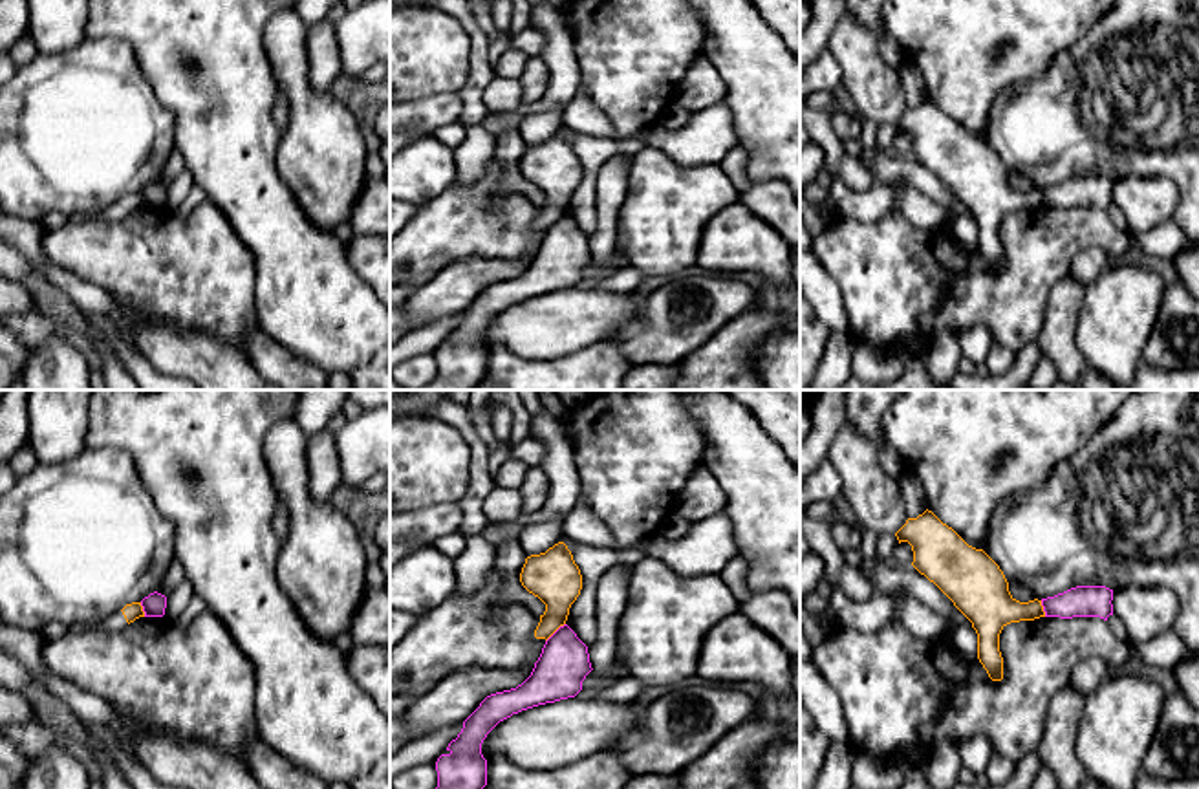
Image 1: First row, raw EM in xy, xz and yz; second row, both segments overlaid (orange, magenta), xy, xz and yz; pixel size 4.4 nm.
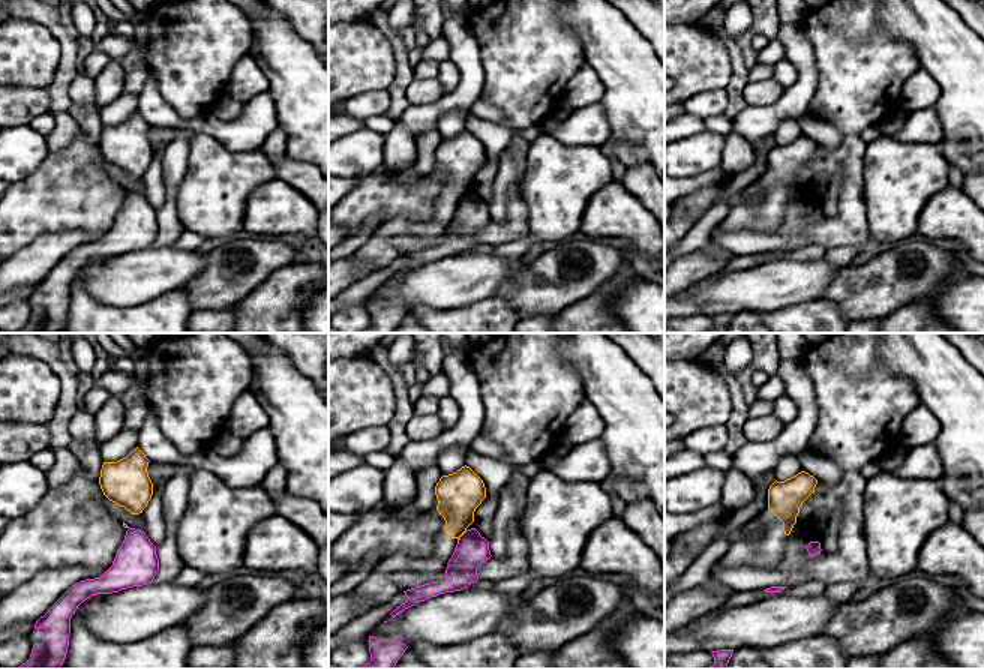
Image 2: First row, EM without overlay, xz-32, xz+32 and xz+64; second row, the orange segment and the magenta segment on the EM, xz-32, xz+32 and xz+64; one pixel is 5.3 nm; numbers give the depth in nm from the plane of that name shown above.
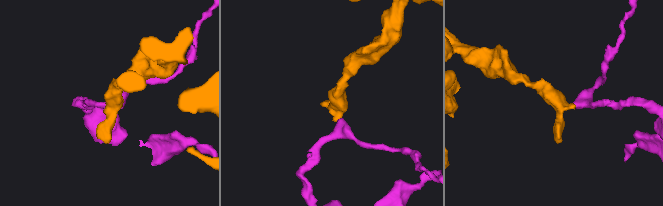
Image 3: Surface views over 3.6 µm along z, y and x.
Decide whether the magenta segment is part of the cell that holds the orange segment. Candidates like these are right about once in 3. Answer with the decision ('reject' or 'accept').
reject

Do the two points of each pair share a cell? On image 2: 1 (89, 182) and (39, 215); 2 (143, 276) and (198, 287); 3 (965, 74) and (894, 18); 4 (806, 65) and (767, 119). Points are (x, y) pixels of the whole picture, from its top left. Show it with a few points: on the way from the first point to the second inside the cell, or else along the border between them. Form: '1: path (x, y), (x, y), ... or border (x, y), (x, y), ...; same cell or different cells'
1: path (77, 191), (62, 192), (51, 203); same cell
2: border (206, 254), (206, 266), (180, 288); different cells
3: path (947, 56), (912, 21); same cell
4: path (806, 80), (806, 84), (782, 108); same cell

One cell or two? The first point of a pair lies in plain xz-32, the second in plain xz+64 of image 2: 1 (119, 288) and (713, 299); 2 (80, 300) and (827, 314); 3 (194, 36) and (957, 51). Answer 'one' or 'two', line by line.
1: one
2: one
3: two

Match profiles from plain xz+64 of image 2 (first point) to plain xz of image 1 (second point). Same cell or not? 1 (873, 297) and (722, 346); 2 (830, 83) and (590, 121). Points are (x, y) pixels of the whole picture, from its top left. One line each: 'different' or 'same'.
1: same
2: different

